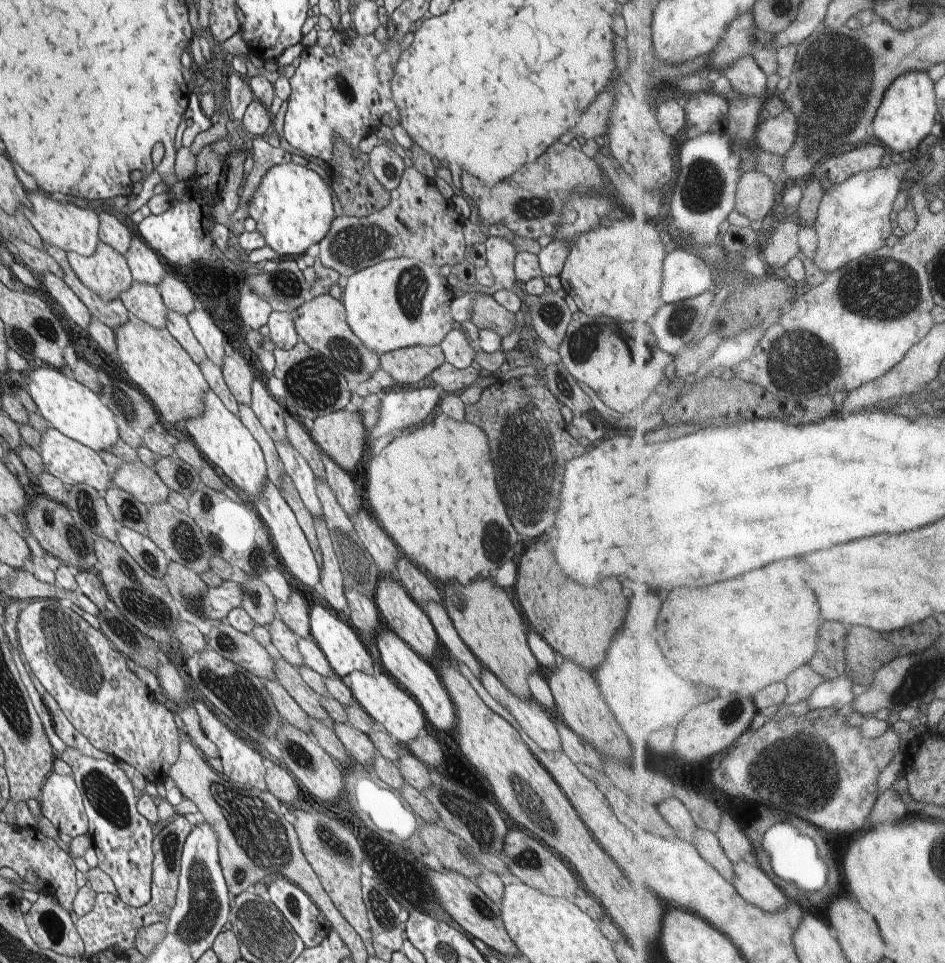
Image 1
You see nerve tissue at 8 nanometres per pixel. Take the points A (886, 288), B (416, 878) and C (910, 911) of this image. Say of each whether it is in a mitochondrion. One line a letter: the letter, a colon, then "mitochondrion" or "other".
A: mitochondrion
B: other
C: other

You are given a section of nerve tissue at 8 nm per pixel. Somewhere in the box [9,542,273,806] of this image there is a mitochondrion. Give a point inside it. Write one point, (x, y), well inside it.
(81, 668)

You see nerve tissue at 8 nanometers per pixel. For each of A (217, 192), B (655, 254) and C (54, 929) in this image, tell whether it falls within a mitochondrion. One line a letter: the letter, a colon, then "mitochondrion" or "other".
A: other
B: other
C: mitochondrion

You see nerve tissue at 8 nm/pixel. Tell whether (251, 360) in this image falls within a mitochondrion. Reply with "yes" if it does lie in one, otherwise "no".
no

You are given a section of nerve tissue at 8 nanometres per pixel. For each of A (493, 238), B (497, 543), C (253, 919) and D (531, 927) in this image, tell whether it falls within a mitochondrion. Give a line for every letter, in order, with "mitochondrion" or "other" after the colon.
A: other
B: mitochondrion
C: mitochondrion
D: other

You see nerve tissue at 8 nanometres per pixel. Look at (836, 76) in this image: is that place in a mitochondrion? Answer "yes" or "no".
yes

